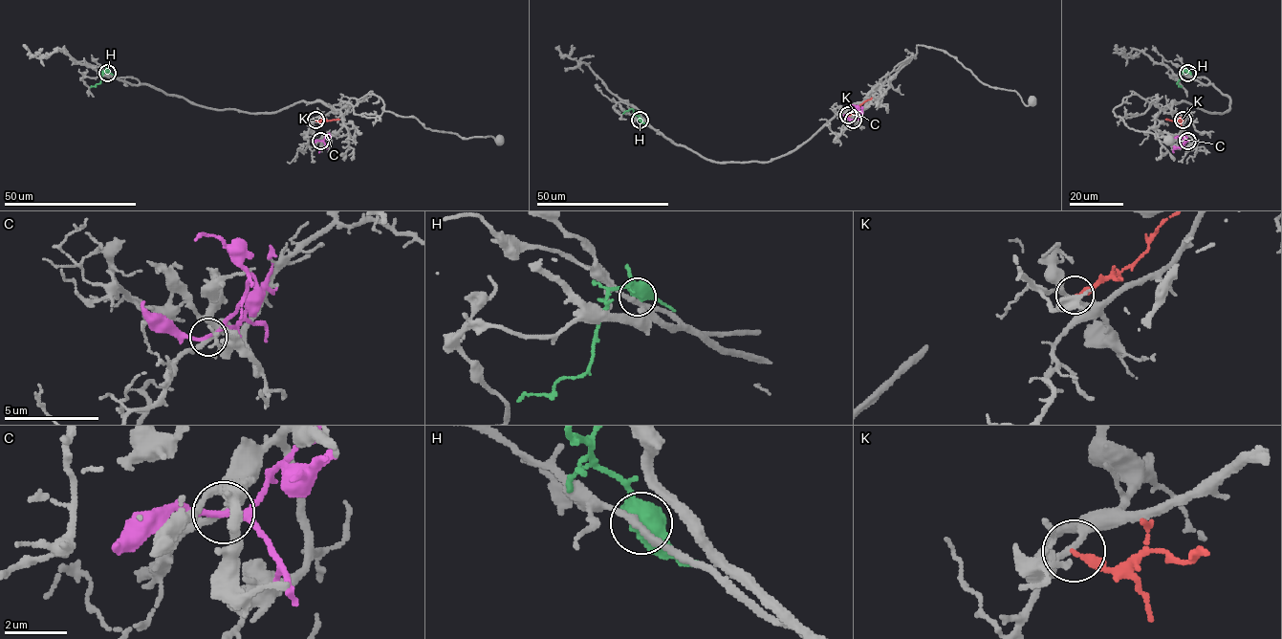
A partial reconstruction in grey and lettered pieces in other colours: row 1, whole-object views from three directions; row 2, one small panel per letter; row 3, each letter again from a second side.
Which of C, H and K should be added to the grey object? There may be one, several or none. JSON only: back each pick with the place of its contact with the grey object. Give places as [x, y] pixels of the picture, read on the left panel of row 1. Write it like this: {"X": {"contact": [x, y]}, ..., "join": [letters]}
{"join": []}

